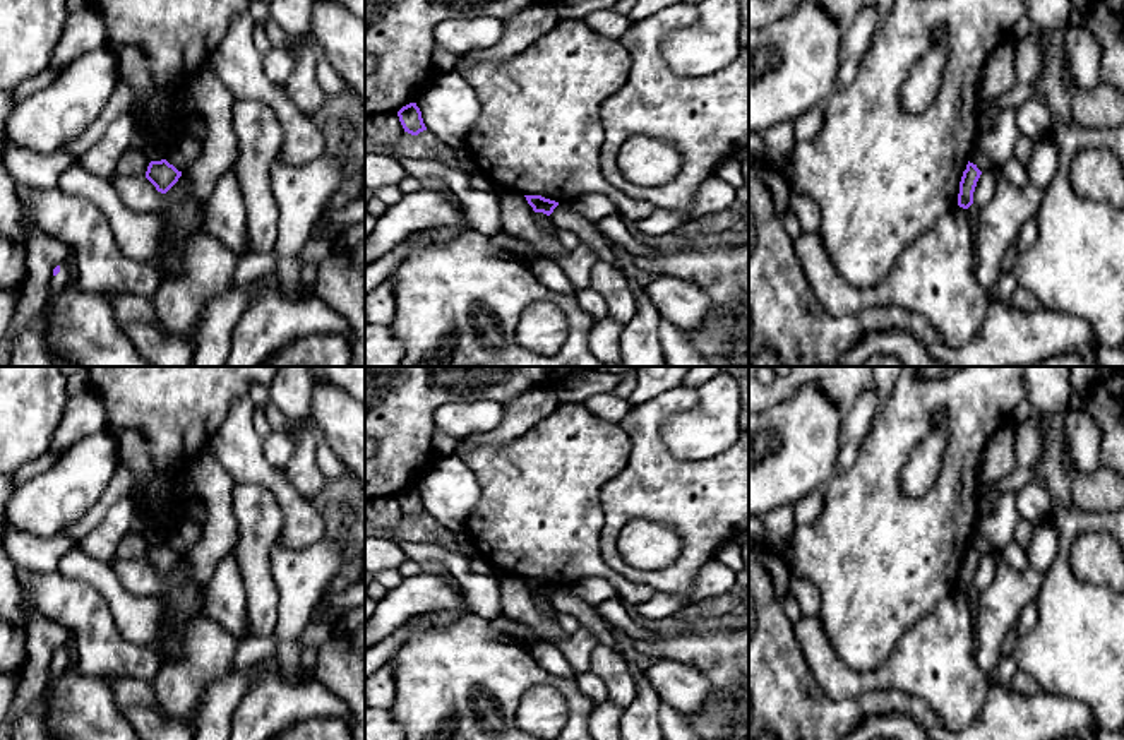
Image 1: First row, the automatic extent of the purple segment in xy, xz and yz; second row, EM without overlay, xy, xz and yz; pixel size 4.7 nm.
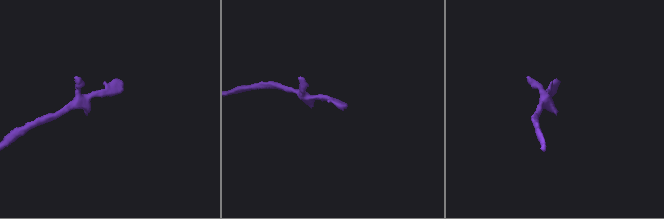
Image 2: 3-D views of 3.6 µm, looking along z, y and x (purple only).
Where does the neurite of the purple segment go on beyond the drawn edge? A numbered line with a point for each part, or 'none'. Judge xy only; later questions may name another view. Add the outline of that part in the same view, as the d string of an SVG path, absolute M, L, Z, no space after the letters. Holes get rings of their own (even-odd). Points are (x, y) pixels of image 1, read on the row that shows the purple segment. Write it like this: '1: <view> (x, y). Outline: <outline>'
1: xy (60, 281). Outline: M60 266L60 272L51 278L51 289L63 291L63 289L67 289L69 281L70 281L69 269L65 266Z

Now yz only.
none

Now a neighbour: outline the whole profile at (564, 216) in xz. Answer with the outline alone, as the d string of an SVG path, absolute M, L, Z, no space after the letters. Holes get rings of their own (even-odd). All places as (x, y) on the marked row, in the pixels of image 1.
M559 202L550 218L557 230L572 231L581 243L593 247L598 260L619 269L612 243L598 231L596 223L579 214L569 202Z

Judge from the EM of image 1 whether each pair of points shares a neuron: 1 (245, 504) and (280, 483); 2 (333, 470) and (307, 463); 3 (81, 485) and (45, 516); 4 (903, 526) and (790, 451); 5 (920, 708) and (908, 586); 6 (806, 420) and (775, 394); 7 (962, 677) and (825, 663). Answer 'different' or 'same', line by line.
1: different
2: different
3: same
4: different
5: different
6: different
7: same

